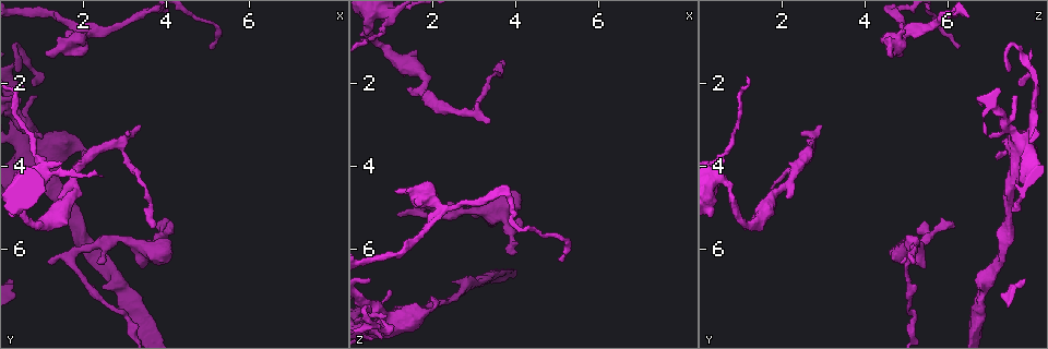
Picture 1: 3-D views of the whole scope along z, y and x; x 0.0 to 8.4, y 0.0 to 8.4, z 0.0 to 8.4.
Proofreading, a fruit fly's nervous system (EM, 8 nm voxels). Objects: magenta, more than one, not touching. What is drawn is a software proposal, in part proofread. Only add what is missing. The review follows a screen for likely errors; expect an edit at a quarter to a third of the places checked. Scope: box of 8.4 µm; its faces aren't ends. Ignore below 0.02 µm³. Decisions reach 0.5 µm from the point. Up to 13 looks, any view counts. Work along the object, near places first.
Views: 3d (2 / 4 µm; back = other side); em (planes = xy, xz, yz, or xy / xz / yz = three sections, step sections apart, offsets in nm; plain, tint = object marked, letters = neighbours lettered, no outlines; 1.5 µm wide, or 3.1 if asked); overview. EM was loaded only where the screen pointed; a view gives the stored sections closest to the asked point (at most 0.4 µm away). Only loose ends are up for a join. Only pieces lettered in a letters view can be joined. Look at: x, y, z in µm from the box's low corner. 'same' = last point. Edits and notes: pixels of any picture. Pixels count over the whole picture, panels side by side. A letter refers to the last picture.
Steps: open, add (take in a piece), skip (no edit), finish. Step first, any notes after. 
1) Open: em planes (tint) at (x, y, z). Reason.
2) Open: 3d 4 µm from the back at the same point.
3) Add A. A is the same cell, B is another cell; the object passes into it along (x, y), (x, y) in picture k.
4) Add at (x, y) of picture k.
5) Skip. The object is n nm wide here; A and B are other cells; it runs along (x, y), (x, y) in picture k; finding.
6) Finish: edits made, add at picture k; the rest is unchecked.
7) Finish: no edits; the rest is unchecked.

Open: 3d 2 µm at (1.10, 1.25, 4.60). Free end.

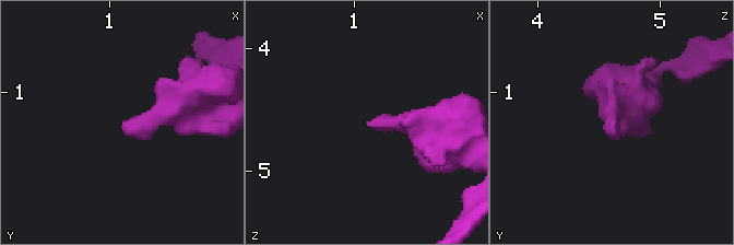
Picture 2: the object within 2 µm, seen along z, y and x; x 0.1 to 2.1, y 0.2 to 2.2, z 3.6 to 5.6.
Open: em yz step 8 (tint) at (1.12, 1.28, 4.64).

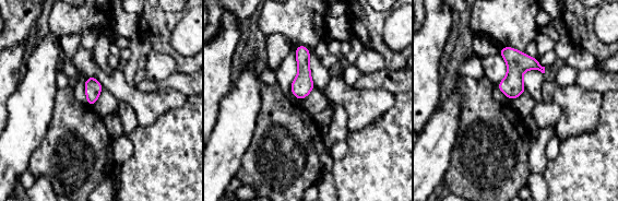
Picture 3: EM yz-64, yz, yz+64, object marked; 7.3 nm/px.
Open: em planes (letters) at the same point.

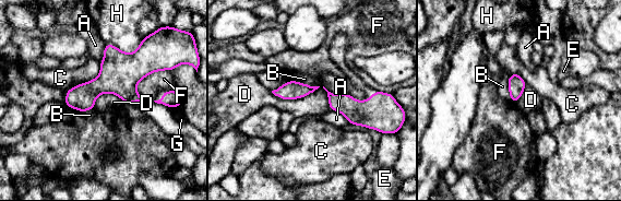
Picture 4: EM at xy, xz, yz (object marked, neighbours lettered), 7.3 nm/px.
Skip. The object is 140 nm wide here; A, B, C, D, E, F, G and H are other cells; a border runs along (320, 86), (293, 99), (271, 92) in picture 4; none of them fits.

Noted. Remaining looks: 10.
Open: 3d 4 µm at (3.35, 3.05, 2.95). Free end.

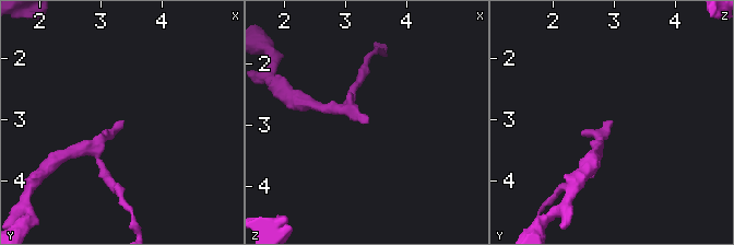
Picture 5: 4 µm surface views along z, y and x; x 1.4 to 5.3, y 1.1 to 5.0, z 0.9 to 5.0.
Open: em planes (letters) at (3.35, 3.00, 2.90).

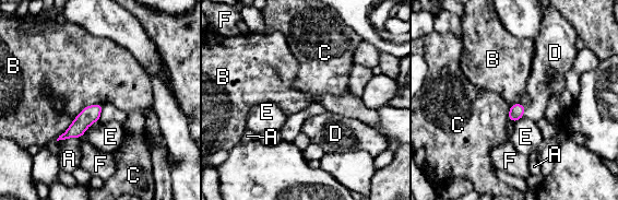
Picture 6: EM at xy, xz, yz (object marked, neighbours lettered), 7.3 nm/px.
Add at (543, 83) of picture 6. The object is 110 nm wide here; D is the same cell, A, B, C, E and F are other cells; it goes on there.

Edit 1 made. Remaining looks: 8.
Open: overview.

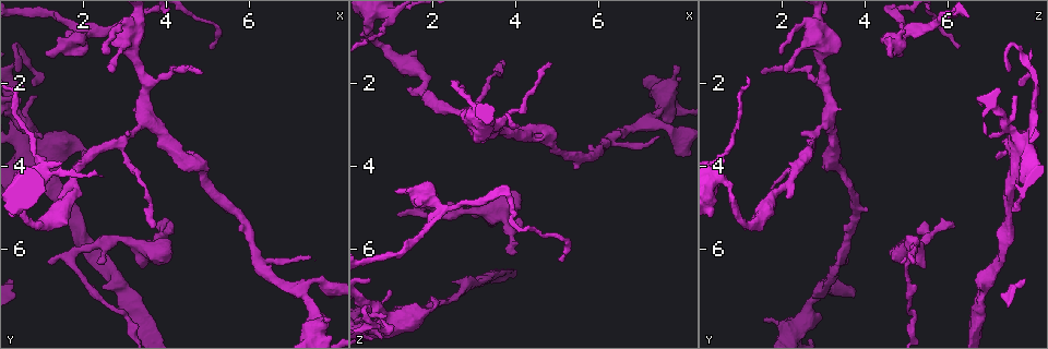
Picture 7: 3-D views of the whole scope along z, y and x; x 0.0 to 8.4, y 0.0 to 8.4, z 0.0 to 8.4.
Open: em planes (plain) at (3.70, 5.50, 1.50). An open end.

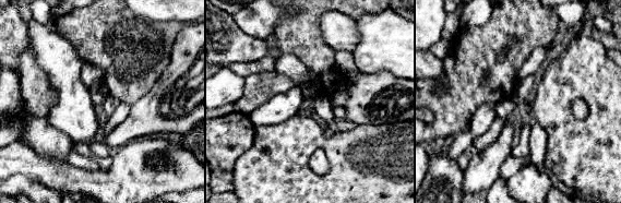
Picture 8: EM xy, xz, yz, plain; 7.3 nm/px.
Open: em planes (letters) at the same point. See the neighbours.

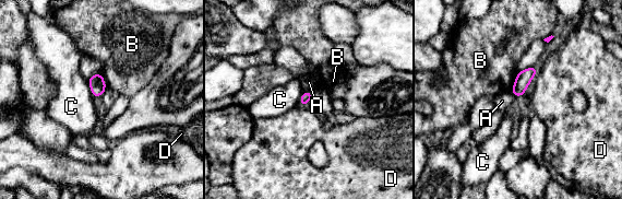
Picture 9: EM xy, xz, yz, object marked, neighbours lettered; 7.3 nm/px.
Skip. A, B, C and D are other cells; a border runs along (303, 90), (312, 92) in picture 9; no lettered piece goes on from it.

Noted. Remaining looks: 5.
Open: 3d 4 µm at (2.00, 3.80, 7.10). Free end.

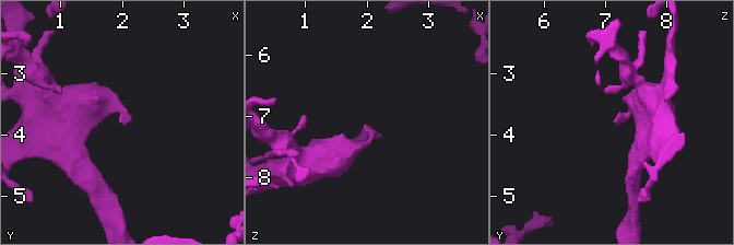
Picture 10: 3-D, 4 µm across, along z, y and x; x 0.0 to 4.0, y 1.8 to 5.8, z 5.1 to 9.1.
Open: em xz step 8 (letters) at (2.00, 3.80, 7.15). Need the tissue.

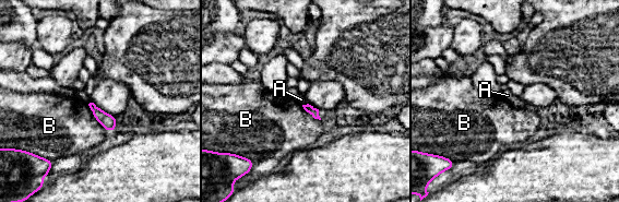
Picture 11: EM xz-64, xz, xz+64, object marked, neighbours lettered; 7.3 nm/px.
Skip. A and B are other cells; none of them fits.

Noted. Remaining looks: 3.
Open: 3d 2 µm from the back at (1.15, 6.35, 5.25). Thin end.

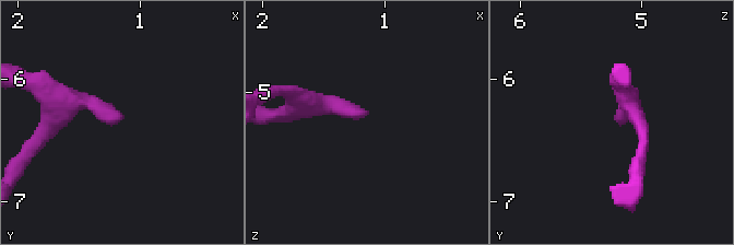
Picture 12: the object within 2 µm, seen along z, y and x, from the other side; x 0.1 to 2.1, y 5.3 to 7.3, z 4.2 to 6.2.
Open: em xz step 4 (tint) at (1.16, 6.32, 5.20).

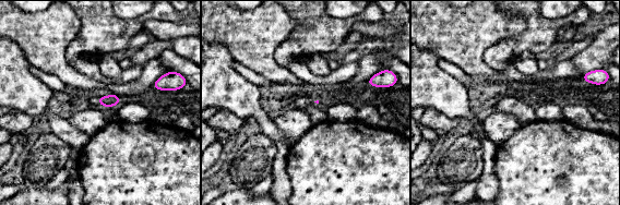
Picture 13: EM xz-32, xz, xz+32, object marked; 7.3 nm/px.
Open: em planes (letters) at the same point. Cut it another way.

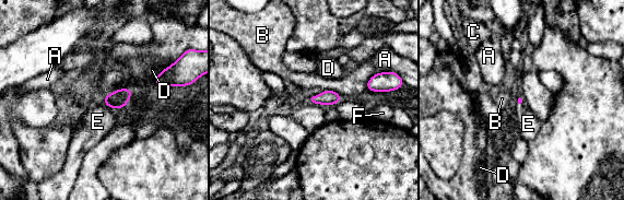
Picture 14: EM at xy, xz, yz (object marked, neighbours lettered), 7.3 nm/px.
Add at (97, 121) of picture 14. The longest contact is with B, 160 nm; E is the same cell, A, B, C, D and F are other cells; the cell continues.

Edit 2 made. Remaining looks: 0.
Finish: edits made, add at picture 6, add at picture 14; the rest is unchecked.

